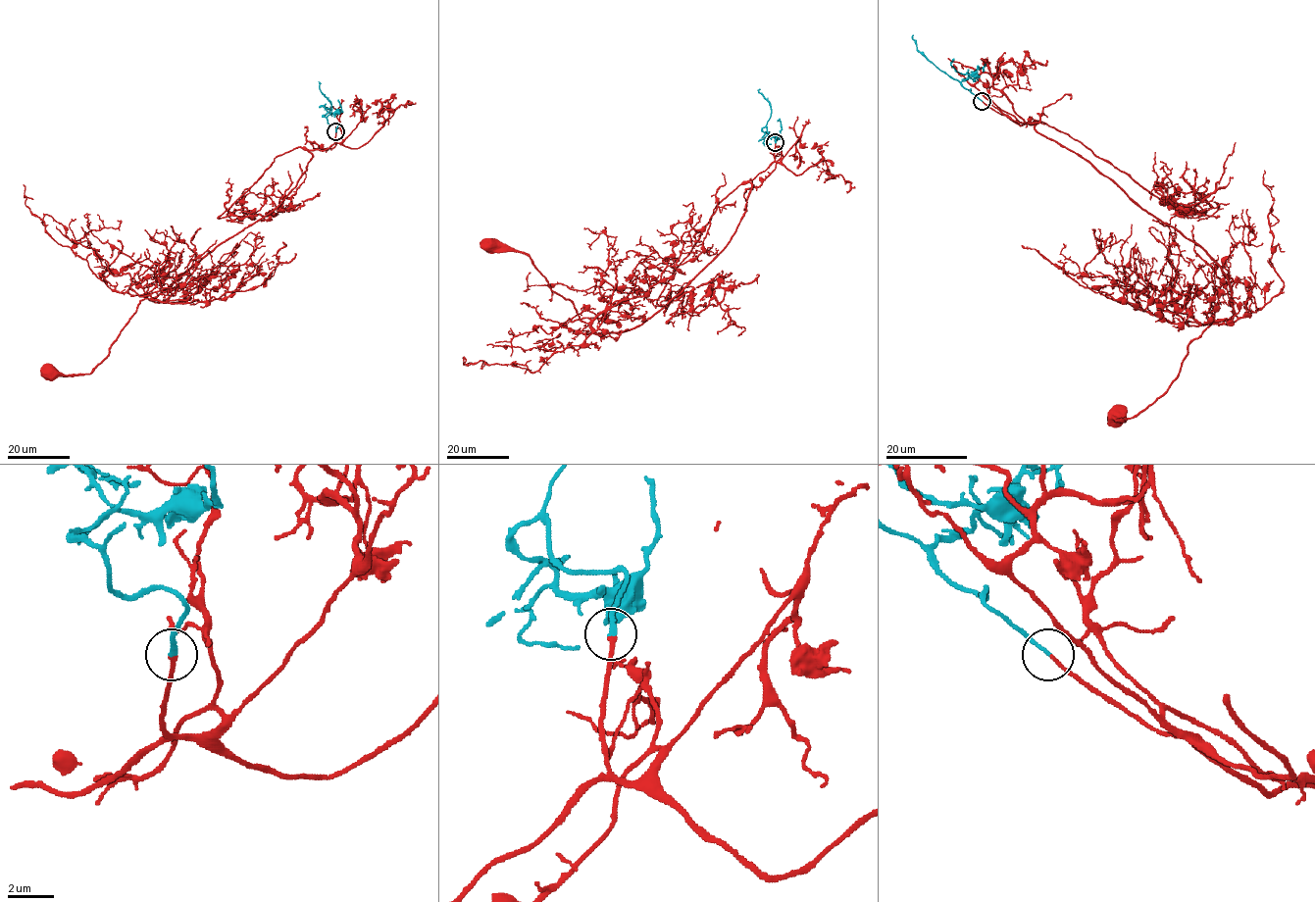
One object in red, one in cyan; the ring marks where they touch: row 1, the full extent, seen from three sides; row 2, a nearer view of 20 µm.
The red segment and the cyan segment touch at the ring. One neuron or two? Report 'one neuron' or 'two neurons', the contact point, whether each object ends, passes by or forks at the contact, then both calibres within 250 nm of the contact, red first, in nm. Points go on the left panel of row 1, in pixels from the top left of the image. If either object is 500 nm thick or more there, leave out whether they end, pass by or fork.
one neuron | (335, 131) | red ends | cyan ends | 170/190 nm

